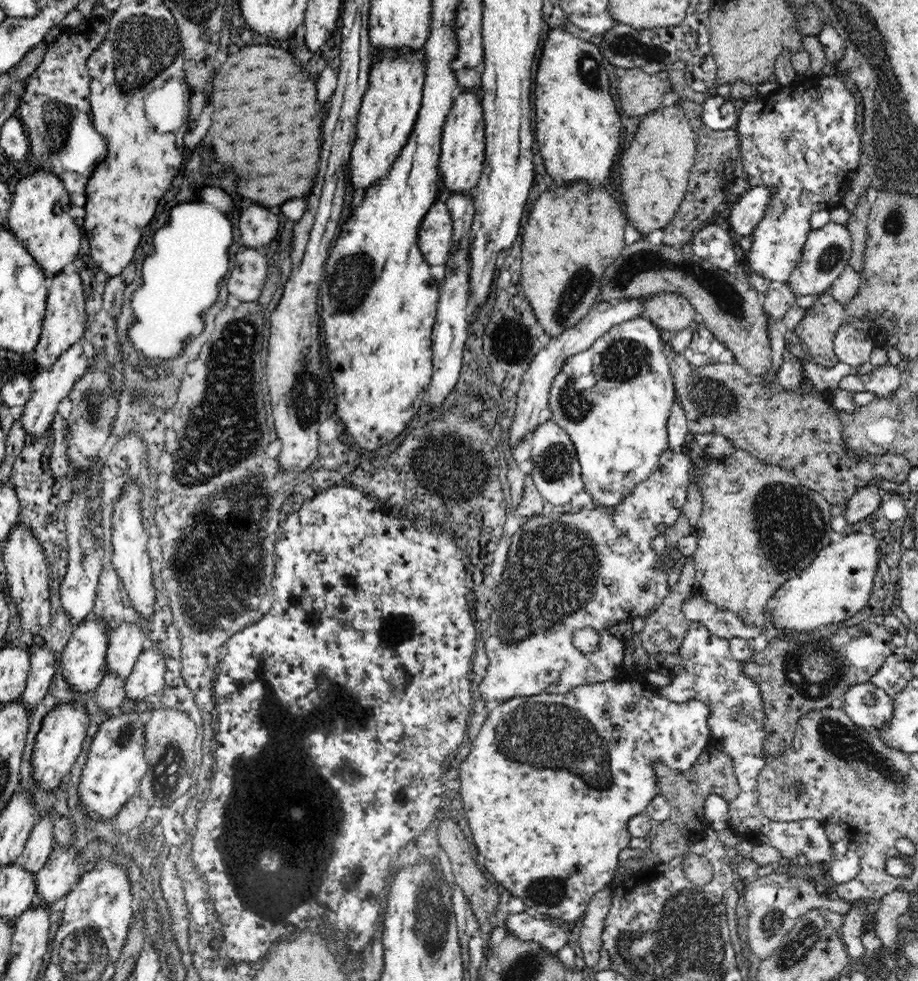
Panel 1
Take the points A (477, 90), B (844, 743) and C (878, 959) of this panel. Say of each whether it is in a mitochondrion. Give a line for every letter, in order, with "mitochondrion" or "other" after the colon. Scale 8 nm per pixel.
A: other
B: mitochondrion
C: other

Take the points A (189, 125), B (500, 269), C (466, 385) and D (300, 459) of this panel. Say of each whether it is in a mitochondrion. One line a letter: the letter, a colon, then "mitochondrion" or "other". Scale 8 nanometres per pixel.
A: other
B: other
C: other
D: other

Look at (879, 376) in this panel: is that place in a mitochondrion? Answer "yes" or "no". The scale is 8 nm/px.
no

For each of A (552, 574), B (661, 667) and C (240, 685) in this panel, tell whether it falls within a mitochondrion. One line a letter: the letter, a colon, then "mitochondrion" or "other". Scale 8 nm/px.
A: mitochondrion
B: other
C: other

